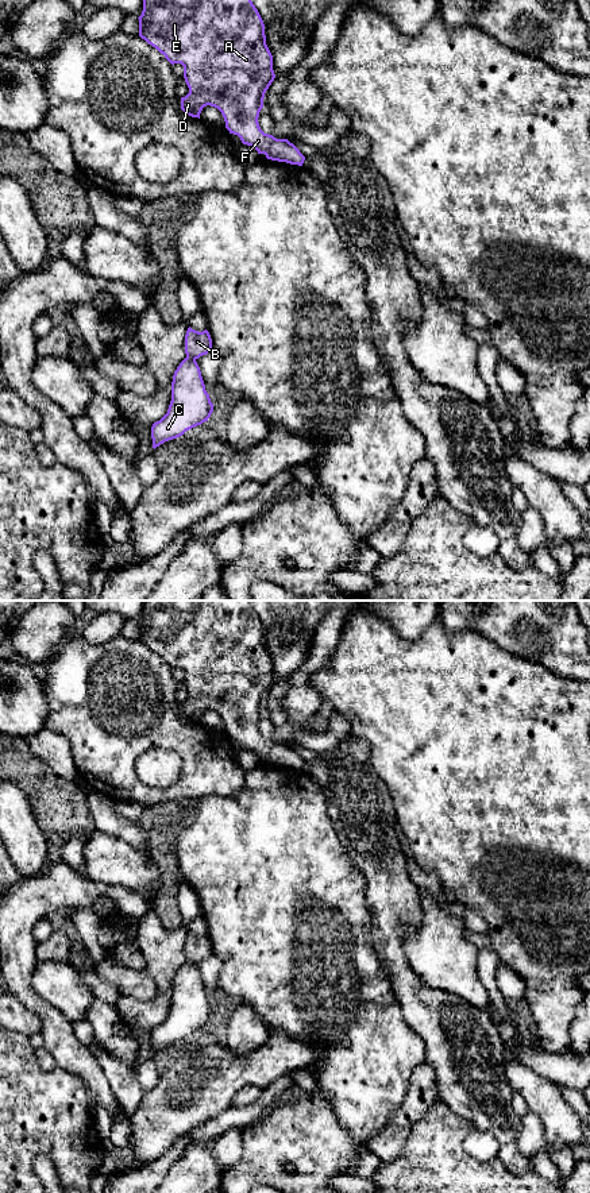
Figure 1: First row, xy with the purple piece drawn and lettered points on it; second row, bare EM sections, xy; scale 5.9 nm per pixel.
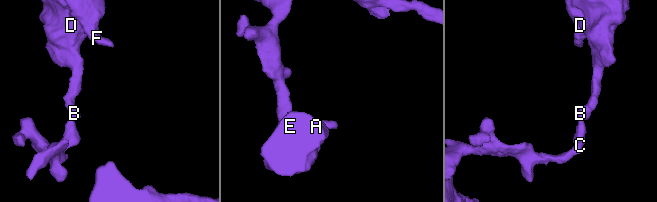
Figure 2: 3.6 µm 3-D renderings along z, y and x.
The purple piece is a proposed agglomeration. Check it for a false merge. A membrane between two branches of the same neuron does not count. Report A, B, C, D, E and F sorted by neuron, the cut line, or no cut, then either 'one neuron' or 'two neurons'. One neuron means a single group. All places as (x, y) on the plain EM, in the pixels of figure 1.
groups A B D E F / C; cut xy (186, 961), (195, 965); two neurons

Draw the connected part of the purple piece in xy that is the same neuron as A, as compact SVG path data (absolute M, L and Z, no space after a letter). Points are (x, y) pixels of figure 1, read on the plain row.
M144 601L139 623L139 641L155 652L171 668L184 671L189 698L181 702L181 714L198 722L204 711L217 713L230 738L238 740L243 749L251 750L267 764L302 771L305 761L288 744L265 738L258 727L265 698L275 683L273 660L266 649L263 625L251 601Z

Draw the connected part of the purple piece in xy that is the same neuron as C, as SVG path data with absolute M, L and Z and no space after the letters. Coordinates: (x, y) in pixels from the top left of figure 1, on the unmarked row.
M185 962L173 980L167 1018L151 1031L153 1053L208 1026L212 1016L213 1008L205 995L200 972L194 964Z

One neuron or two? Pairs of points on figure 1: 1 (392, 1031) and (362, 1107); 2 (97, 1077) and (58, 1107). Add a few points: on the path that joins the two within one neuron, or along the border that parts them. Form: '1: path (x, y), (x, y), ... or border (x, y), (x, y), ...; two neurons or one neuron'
1: path (374, 1050), (367, 1057), (367, 1084), (363, 1088); one neuron
2: border (61, 1066), (74, 1073), (84, 1083), (95, 1104); two neurons

